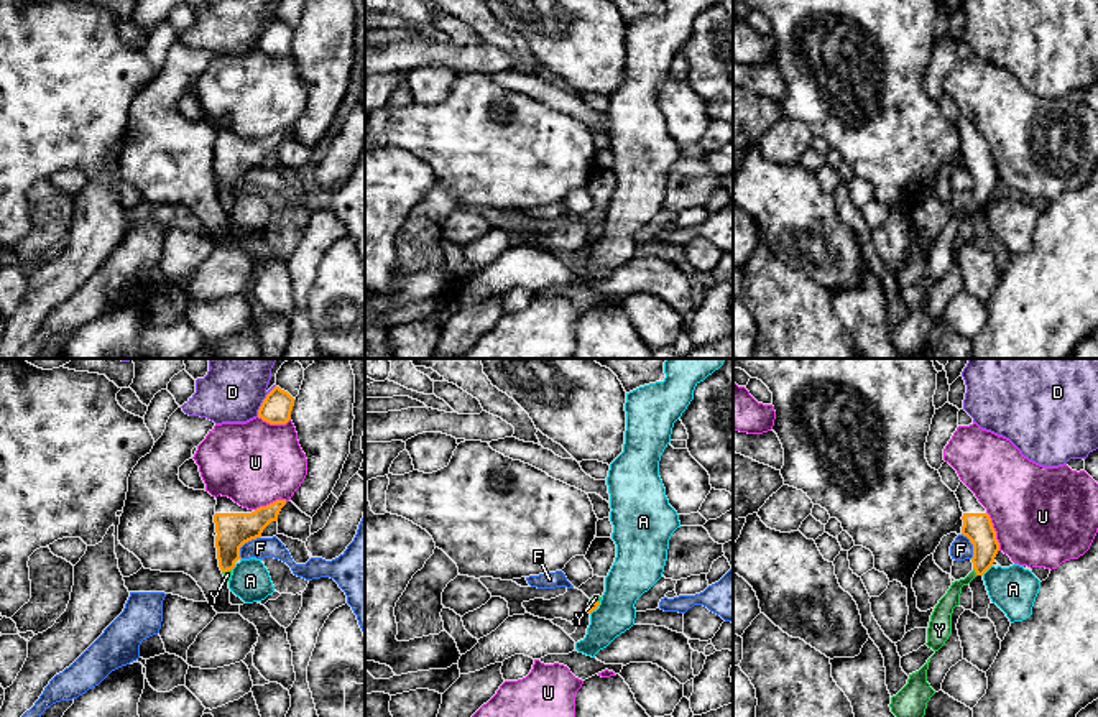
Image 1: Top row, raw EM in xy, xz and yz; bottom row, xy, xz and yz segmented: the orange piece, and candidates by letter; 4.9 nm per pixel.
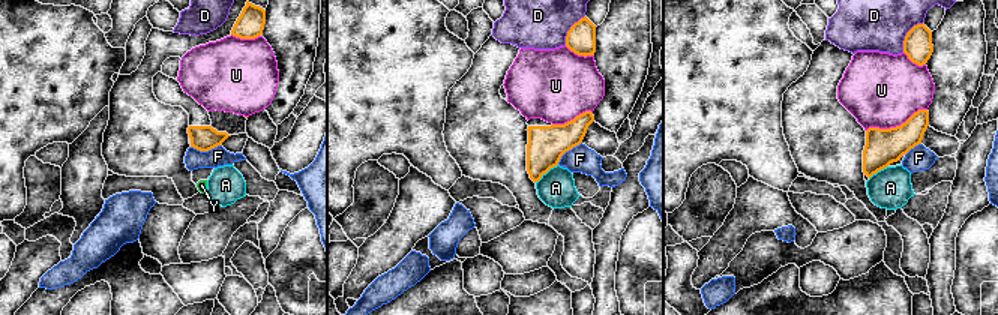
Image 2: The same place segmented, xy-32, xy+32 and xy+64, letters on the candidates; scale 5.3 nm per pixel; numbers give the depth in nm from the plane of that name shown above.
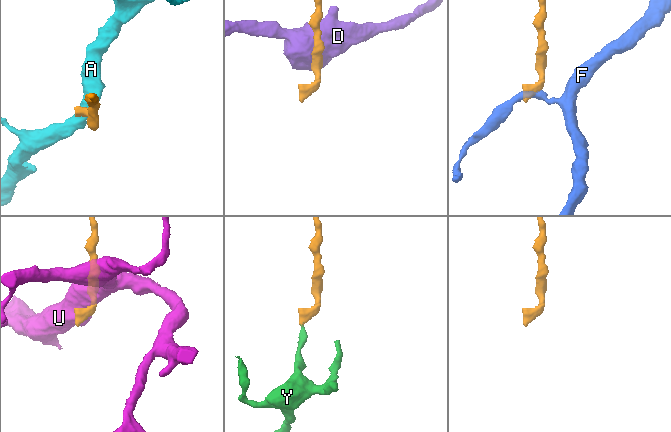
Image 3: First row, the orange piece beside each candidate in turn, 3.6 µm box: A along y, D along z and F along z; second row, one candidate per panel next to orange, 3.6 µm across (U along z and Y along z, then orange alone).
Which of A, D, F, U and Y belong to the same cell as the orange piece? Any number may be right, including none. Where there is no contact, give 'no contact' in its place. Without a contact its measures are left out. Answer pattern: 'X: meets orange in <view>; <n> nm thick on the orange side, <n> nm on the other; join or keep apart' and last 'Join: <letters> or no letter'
A: meets orange in yz; 140 nm thick on the orange side, 220 nm on the other; keep apart
D: meets orange in xy; 150 nm thick on the orange side, 280 nm on the other; keep apart
F: meets orange in xy; 170 nm thick on the orange side, 110 nm on the other; keep apart
U: meets orange in yz; 140 nm thick on the orange side, 480 nm on the other; keep apart
Y: meets orange in yz; 140 nm thick on the orange side, 90 nm on the other; join
Join: Y

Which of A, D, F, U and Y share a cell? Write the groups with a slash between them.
A / D / F / U / Y

